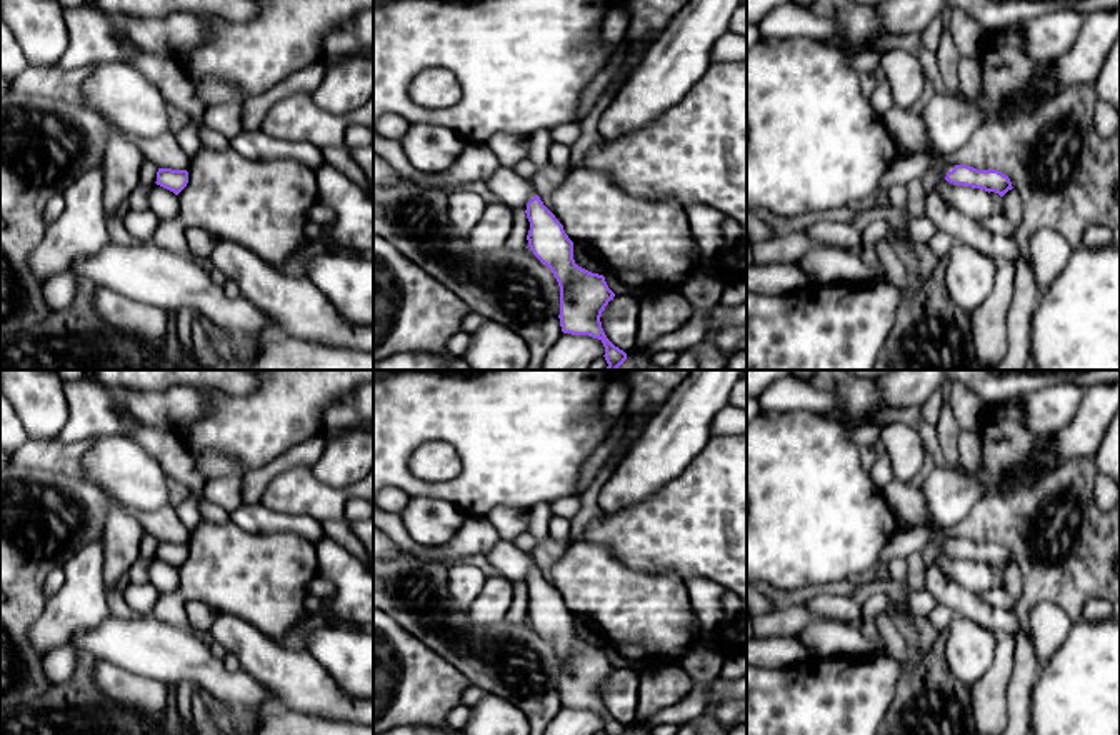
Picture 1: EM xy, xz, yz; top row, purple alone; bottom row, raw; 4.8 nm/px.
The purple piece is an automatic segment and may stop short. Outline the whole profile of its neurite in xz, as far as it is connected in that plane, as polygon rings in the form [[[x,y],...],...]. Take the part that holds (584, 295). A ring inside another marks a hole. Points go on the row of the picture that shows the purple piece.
[[[538,195],[527,203],[525,213],[530,222],[528,247],[552,270],[560,287],[562,332],[598,338],[605,347],[607,370],[617,370],[627,360],[627,353],[607,338],[600,322],[615,293],[603,275],[575,263],[573,242]]]

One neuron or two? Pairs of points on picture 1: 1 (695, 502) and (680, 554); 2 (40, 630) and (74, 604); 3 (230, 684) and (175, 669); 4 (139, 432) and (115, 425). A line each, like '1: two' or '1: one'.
1: one
2: one
3: one
4: two

